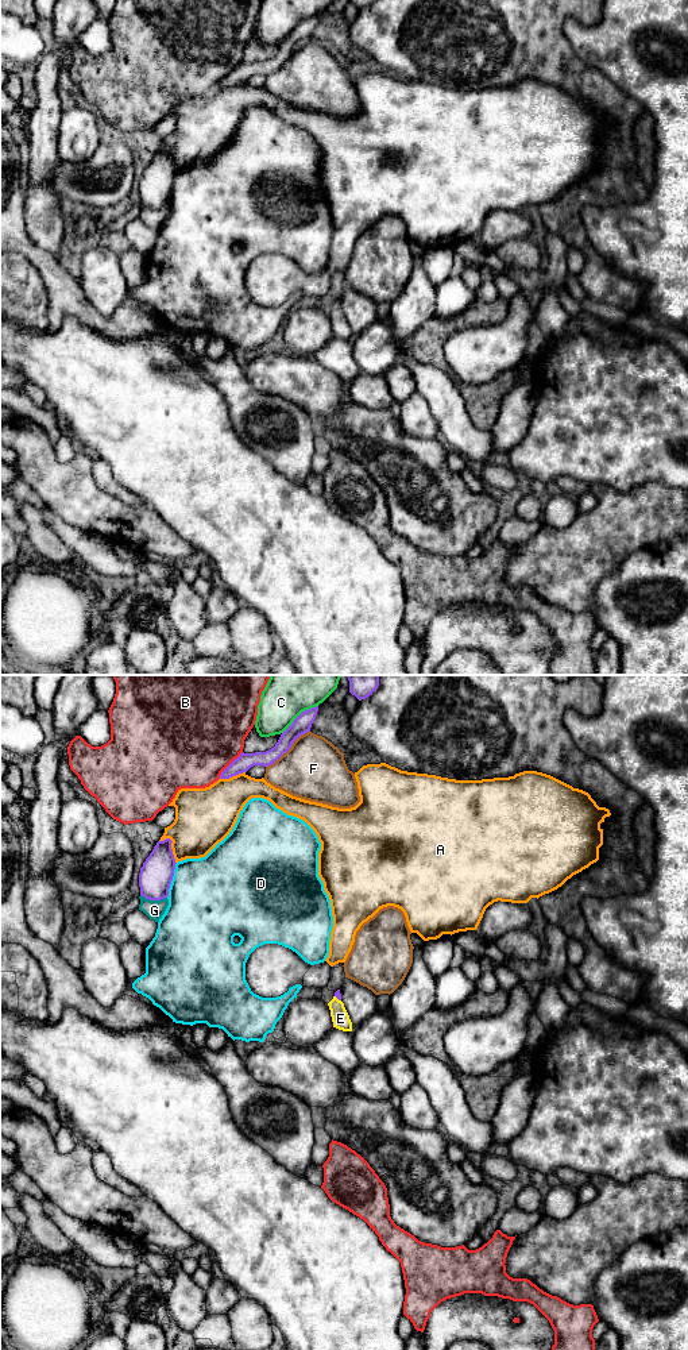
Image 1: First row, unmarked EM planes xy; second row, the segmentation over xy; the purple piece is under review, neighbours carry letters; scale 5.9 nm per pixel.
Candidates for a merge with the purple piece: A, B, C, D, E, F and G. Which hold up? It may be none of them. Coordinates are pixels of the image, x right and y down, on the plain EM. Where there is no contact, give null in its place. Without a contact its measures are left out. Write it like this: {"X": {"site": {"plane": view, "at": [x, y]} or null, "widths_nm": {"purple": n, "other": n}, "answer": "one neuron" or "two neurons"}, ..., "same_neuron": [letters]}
{"A": {"site": {"plane": "xy", "at": [170, 155]}, "widths_nm": {"purple": 200, "other": 340}, "answer": "two neurons"}, "B": {"site": {"plane": "xy", "at": [230, 73]}, "widths_nm": {"purple": 100, "other": 500}, "answer": "two neurons"}, "C": {"site": {"plane": "xy", "at": [298, 24]}, "widths_nm": {"purple": 110, "other": 240}, "answer": "two neurons"}, "D": {"site": {"plane": "xy", "at": [172, 188]}, "widths_nm": {"purple": 200, "other": 480}, "answer": "two neurons"}, "E": {"site": {"plane": "xy", "at": [337, 307]}, "widths_nm": {"purple": 40, "other": 110}, "answer": "one neuron"}, "F": {"site": {"plane": "xy", "at": [288, 58]}, "widths_nm": {"purple": 110, "other": 380}, "answer": "two neurons"}, "G": {"site": {"plane": "xy", "at": [154, 208]}, "widths_nm": {"purple": 200, "other": 110}, "answer": "two neurons"}, "same_neuron": ["E"]}

